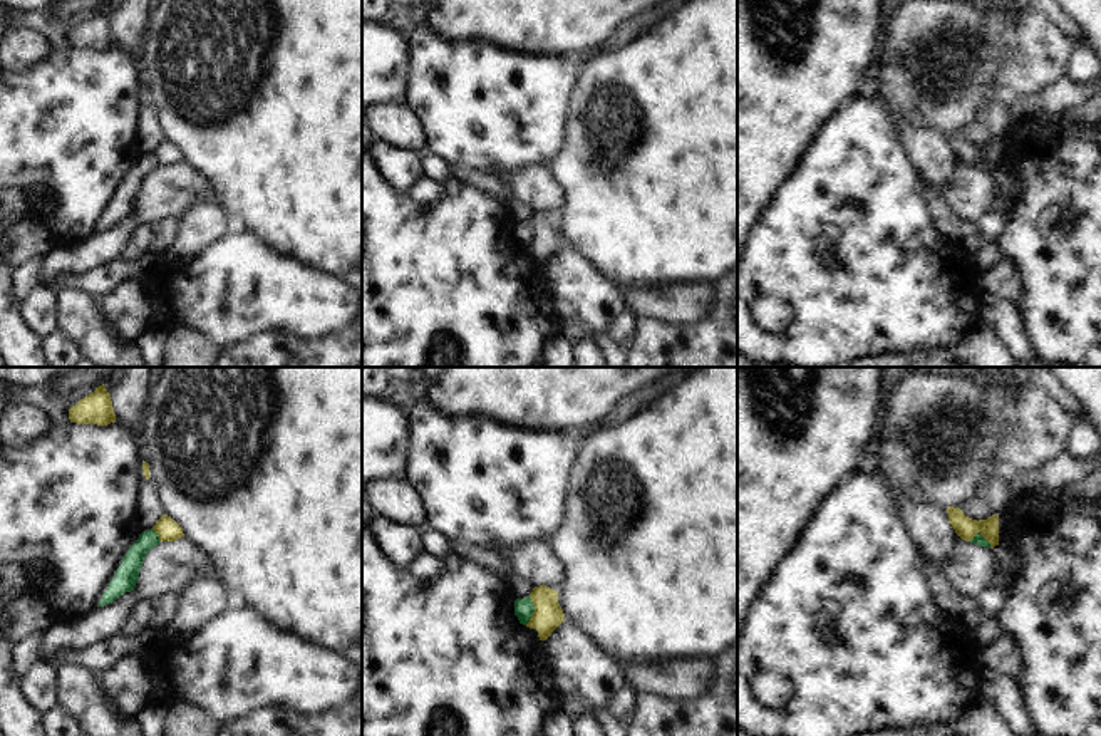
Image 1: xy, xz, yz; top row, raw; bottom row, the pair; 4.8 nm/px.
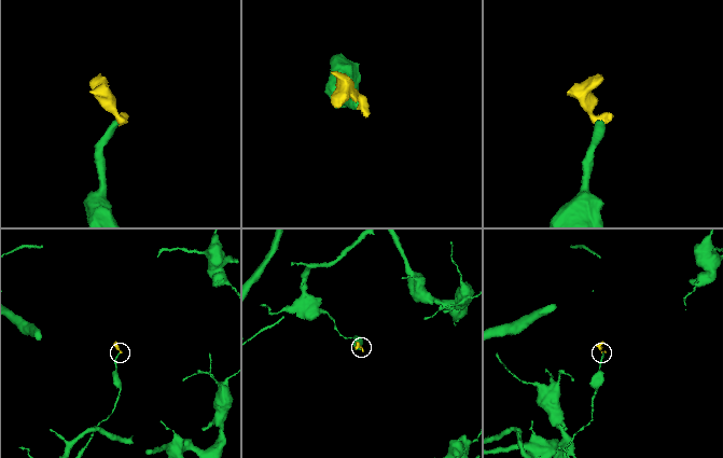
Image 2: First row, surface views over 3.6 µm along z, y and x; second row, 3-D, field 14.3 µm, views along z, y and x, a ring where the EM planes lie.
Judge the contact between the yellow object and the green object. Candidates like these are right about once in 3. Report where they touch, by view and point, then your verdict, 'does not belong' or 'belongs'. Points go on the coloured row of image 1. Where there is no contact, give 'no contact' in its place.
contact xz (535, 611); does not belong

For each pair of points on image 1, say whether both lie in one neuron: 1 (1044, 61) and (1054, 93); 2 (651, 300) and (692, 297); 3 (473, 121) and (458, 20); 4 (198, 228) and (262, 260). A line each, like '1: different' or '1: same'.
1: different
2: same
3: different
4: different

